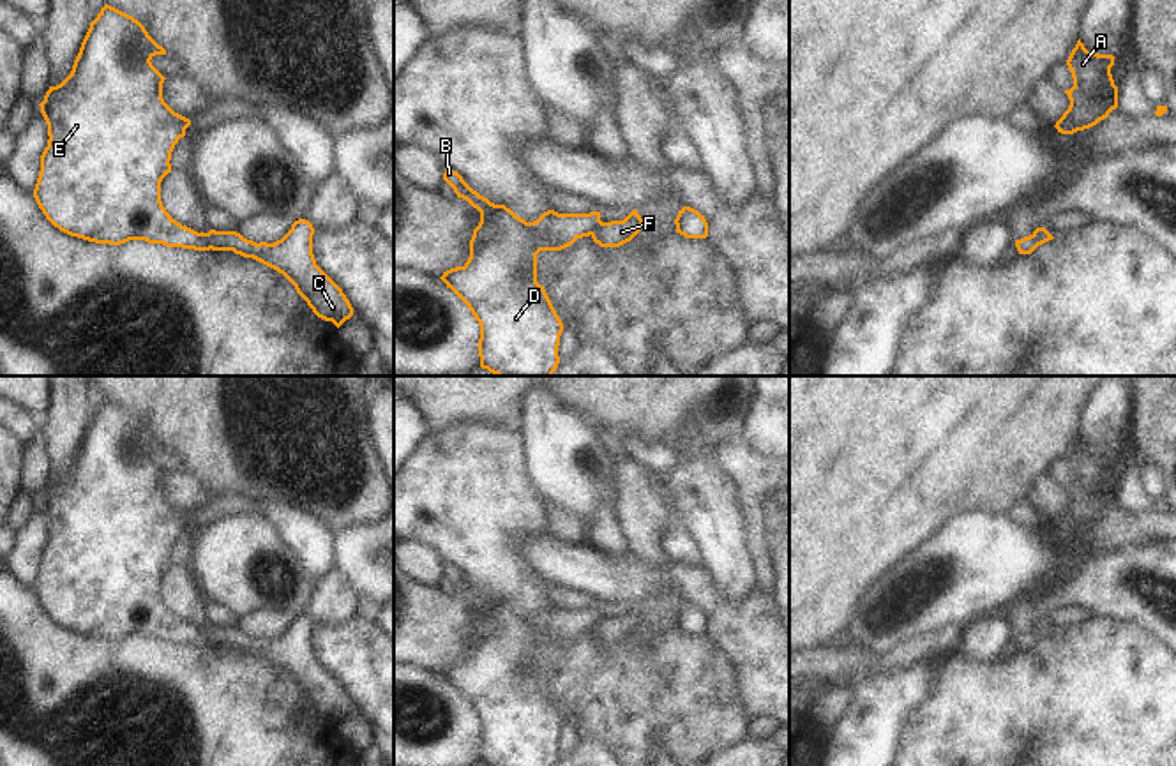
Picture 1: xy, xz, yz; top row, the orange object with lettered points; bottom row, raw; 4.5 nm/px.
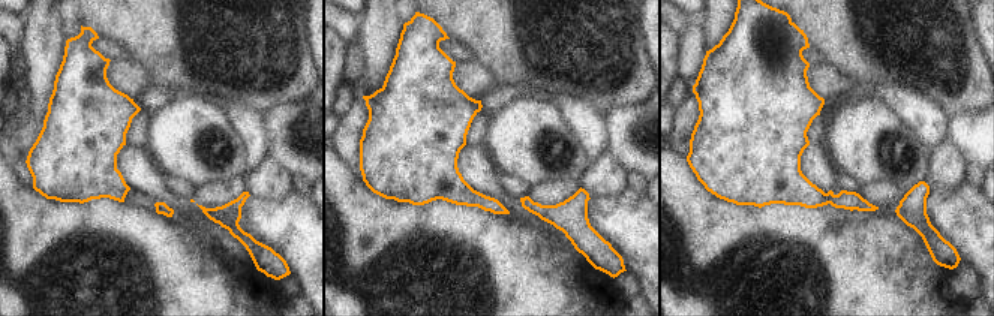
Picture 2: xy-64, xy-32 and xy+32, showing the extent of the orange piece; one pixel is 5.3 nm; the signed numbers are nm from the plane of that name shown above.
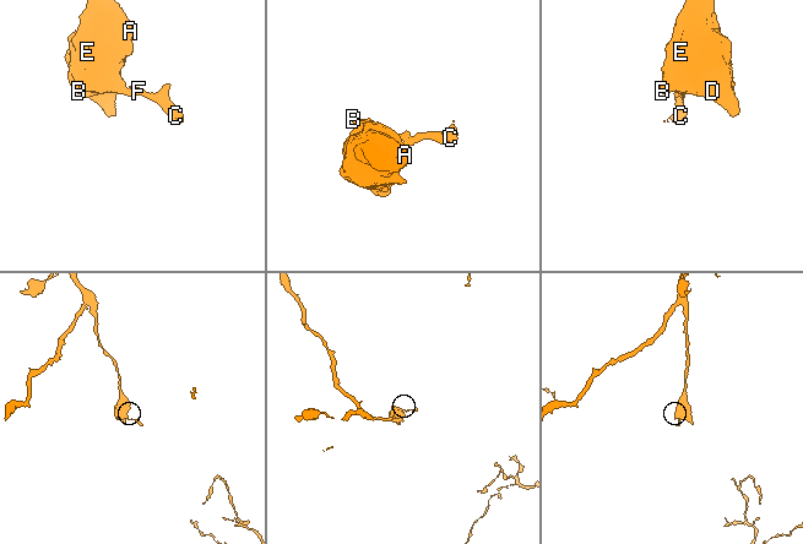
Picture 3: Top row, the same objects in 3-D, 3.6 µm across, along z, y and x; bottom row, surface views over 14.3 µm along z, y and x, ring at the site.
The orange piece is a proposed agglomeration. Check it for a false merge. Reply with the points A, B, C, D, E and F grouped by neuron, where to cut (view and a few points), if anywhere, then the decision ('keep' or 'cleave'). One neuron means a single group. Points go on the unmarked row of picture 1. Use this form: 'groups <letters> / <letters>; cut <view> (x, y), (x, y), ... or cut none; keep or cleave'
groups A B D E / C F; cut xy (198, 629), (211, 643); cleave

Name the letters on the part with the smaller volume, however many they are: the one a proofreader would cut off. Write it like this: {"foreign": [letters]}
{"foreign": ["C", "F"]}

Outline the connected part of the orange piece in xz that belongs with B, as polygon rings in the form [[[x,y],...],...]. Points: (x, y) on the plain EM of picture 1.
[[[454,565],[443,575],[480,607],[463,662],[440,672],[480,720],[479,752],[487,766],[556,766],[563,718],[537,678],[537,650],[590,632],[600,607],[544,607],[526,618],[505,600],[473,586]]]

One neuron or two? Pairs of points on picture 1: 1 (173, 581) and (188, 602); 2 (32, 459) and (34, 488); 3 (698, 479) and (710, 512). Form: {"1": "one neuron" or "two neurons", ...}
{"1": "one neuron", "2": "one neuron", "3": "one neuron"}

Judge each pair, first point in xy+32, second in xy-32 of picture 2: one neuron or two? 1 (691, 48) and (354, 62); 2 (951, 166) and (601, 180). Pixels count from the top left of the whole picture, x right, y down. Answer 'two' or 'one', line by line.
1: one
2: one

